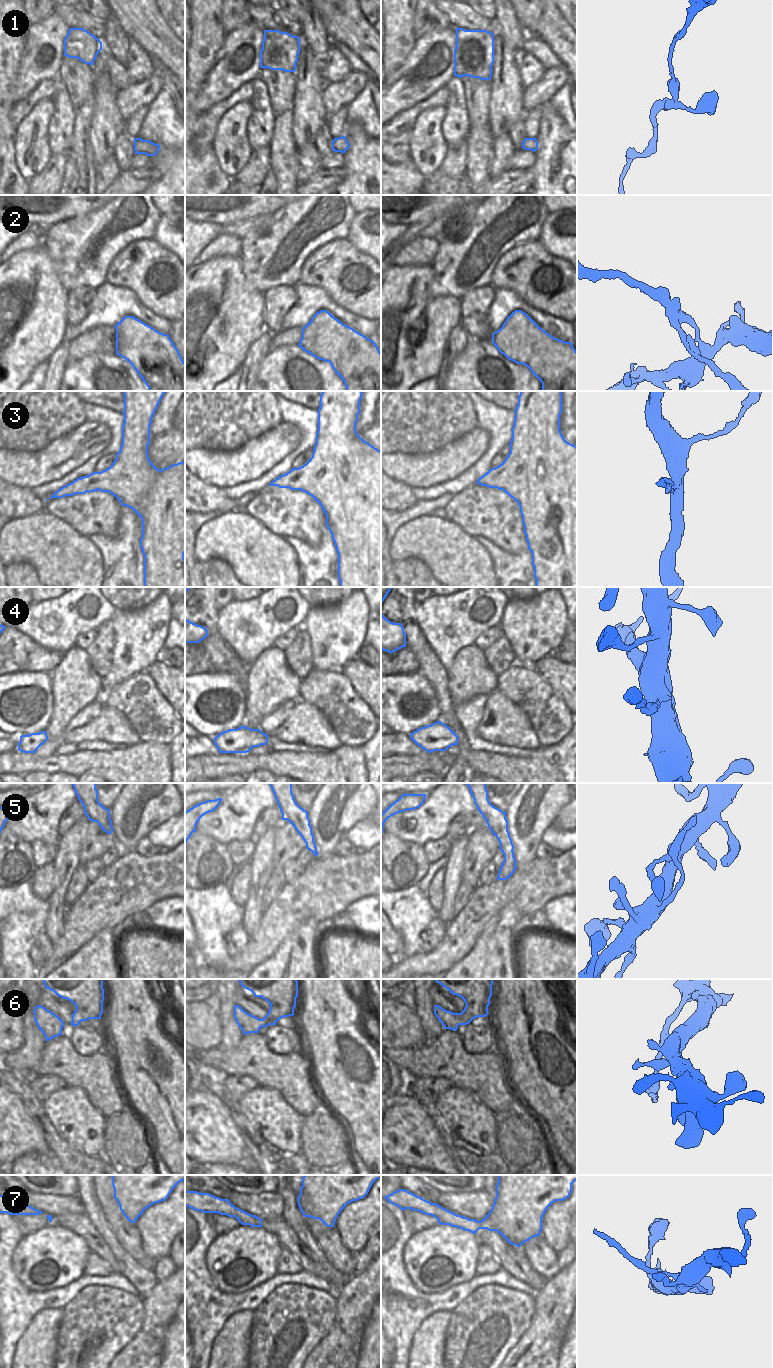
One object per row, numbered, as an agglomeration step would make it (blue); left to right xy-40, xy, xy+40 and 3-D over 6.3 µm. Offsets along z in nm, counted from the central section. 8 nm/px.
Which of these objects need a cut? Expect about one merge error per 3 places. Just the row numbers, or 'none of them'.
2, 3, 5, 7

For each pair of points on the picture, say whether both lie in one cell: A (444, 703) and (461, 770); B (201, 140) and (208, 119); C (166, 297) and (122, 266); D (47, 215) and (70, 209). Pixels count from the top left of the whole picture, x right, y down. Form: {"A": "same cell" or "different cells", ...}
{"A": "same cell", "B": "same cell", "C": "same cell", "D": "same cell"}

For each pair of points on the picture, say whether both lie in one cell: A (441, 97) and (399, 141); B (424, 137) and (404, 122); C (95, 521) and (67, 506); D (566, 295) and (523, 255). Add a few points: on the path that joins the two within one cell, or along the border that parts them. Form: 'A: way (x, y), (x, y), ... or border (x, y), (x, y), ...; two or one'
A: way (427, 103), (419, 107), (406, 120), (404, 127); one
B: border (426, 109), (414, 123), (409, 151); two
C: way (88, 514), (74, 510); one
D: way (564, 279), (559, 266), (552, 261), (539, 260); one

